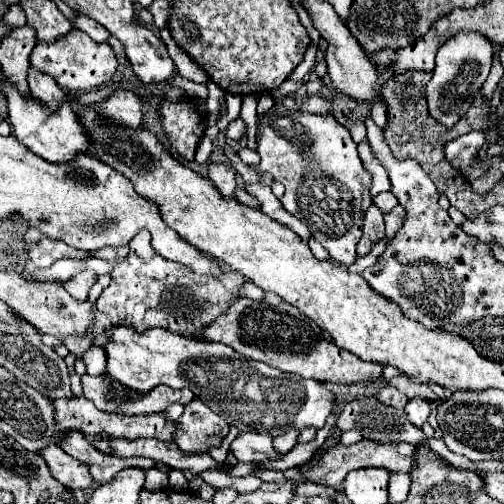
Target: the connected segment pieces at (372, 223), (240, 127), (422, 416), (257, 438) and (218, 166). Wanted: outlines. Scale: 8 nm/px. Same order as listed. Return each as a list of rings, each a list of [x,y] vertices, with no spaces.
[[[370,205],[366,215],[364,215],[364,235],[358,243],[358,255],[368,255],[374,245],[384,239],[384,219],[382,219],[382,211],[376,205]]]
[[[242,117],[234,119],[234,121],[228,125],[228,129],[226,129],[226,137],[244,137],[246,133],[248,133],[248,127],[246,127],[246,123],[242,121]]]
[[[414,397],[406,405],[406,413],[408,413],[408,419],[416,427],[422,427],[426,423],[426,419],[430,417],[430,401],[422,399],[422,397]]]
[[[240,433],[228,449],[238,461],[250,463],[250,461],[266,461],[266,459],[278,459],[280,455],[272,447],[272,437],[262,433]]]
[[[214,163],[208,169],[208,179],[218,187],[218,191],[224,197],[232,197],[236,189],[236,171],[232,167],[226,167],[224,163]]]

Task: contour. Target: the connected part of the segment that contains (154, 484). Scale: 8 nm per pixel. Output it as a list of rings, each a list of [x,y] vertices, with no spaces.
[[[154,467],[154,469],[150,469],[148,471],[148,485],[146,485],[148,489],[166,489],[168,487],[168,475],[166,473],[162,473],[158,467]]]

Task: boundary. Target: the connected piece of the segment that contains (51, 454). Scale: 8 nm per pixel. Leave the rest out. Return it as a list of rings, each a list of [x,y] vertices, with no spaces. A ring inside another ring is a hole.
[[[48,445],[38,451],[44,461],[50,467],[50,473],[54,479],[58,479],[66,489],[88,489],[92,483],[92,475],[88,473],[88,467],[76,459],[72,459],[68,453],[64,453],[56,445]]]

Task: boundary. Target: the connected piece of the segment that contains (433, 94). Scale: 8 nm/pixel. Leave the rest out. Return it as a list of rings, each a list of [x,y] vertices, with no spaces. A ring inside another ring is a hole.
[[[460,33],[454,35],[444,47],[440,47],[436,55],[436,67],[430,83],[426,85],[426,103],[430,115],[444,127],[454,127],[470,109],[476,99],[476,93],[482,89],[490,67],[492,67],[492,51],[494,47],[484,39],[484,35],[476,33]]]

